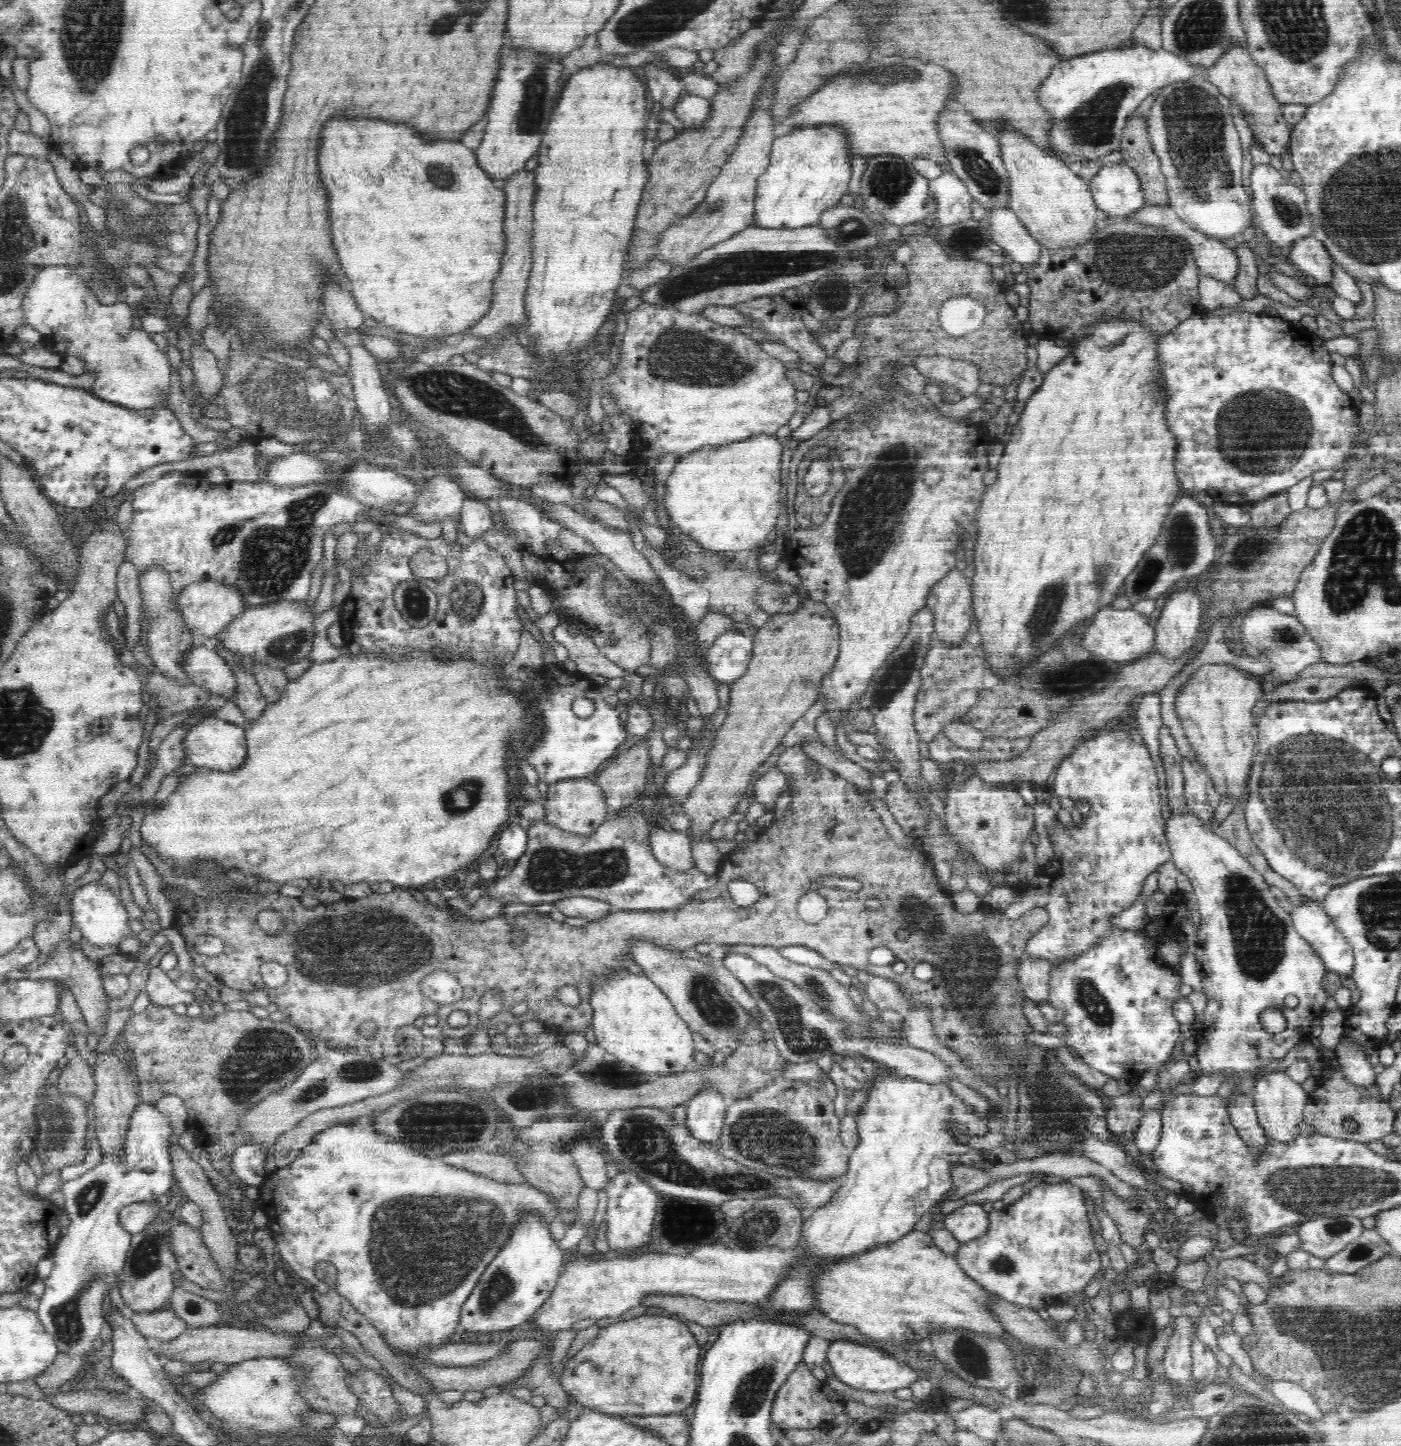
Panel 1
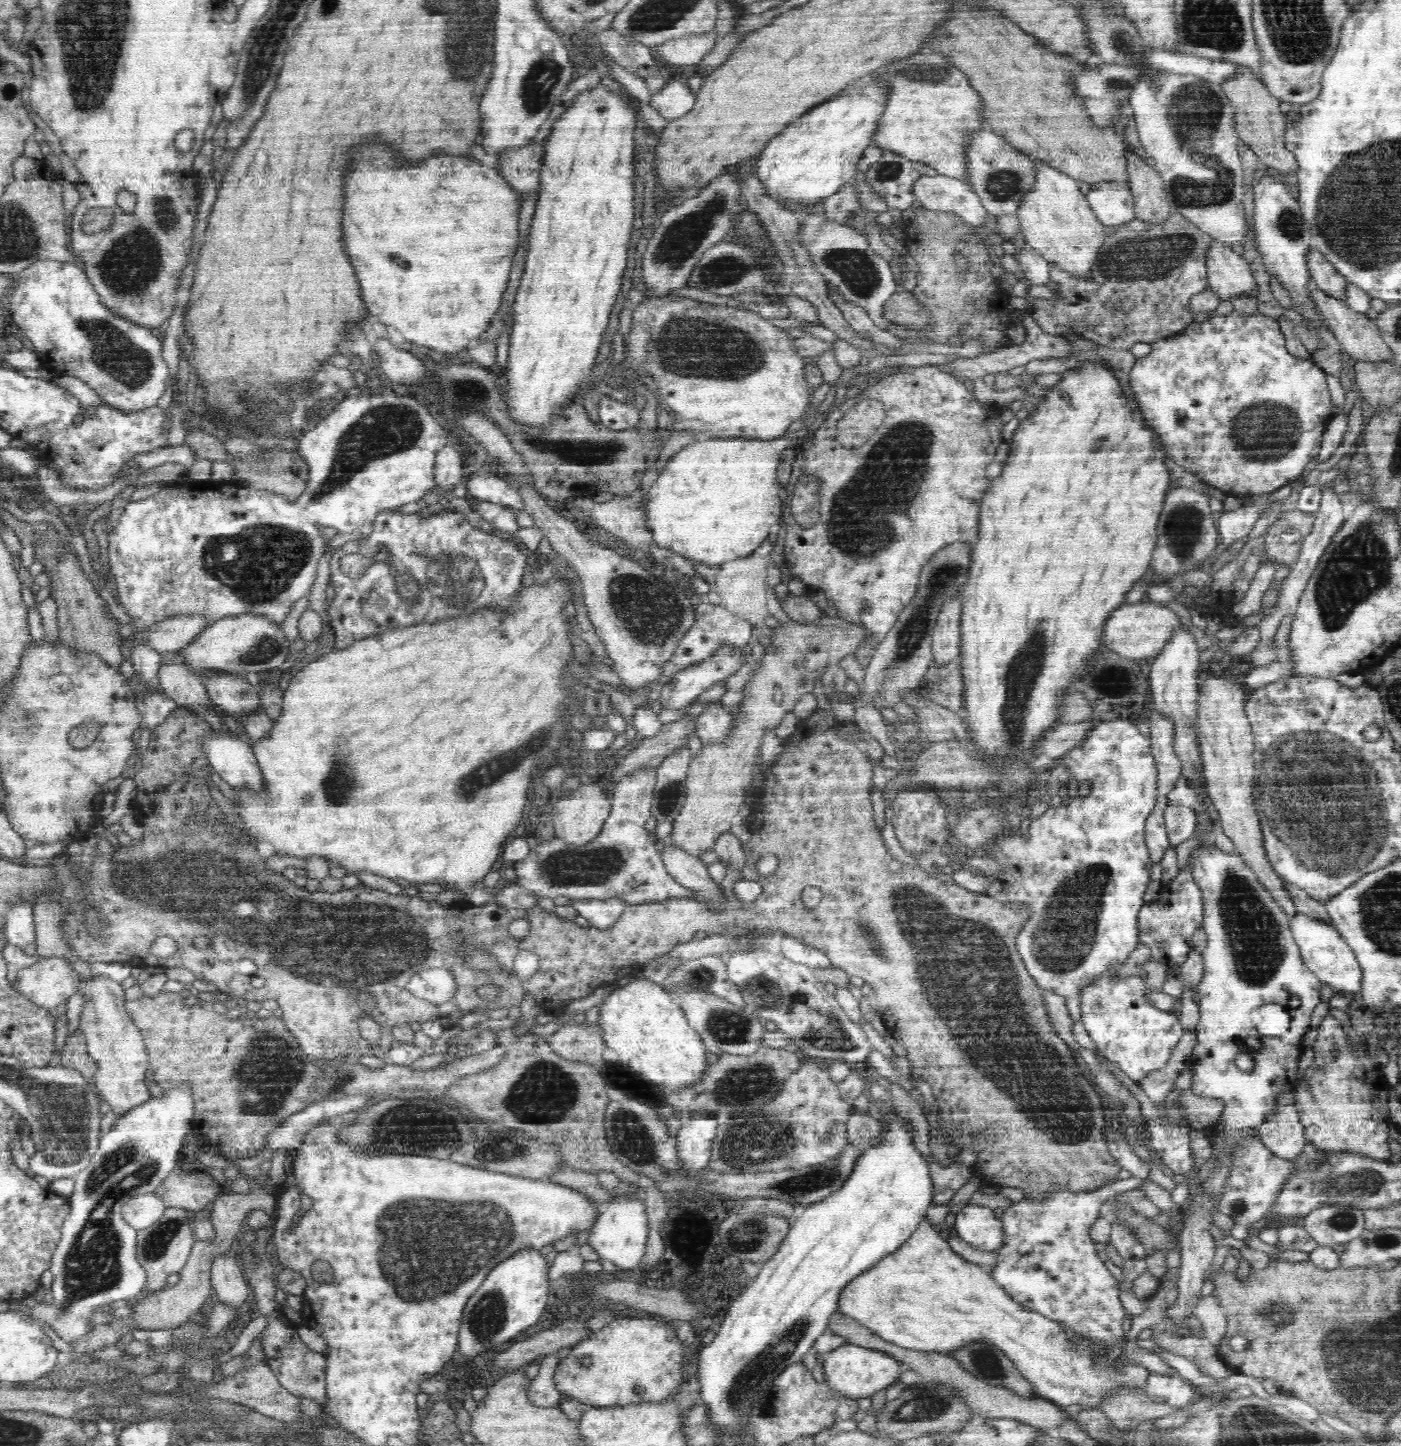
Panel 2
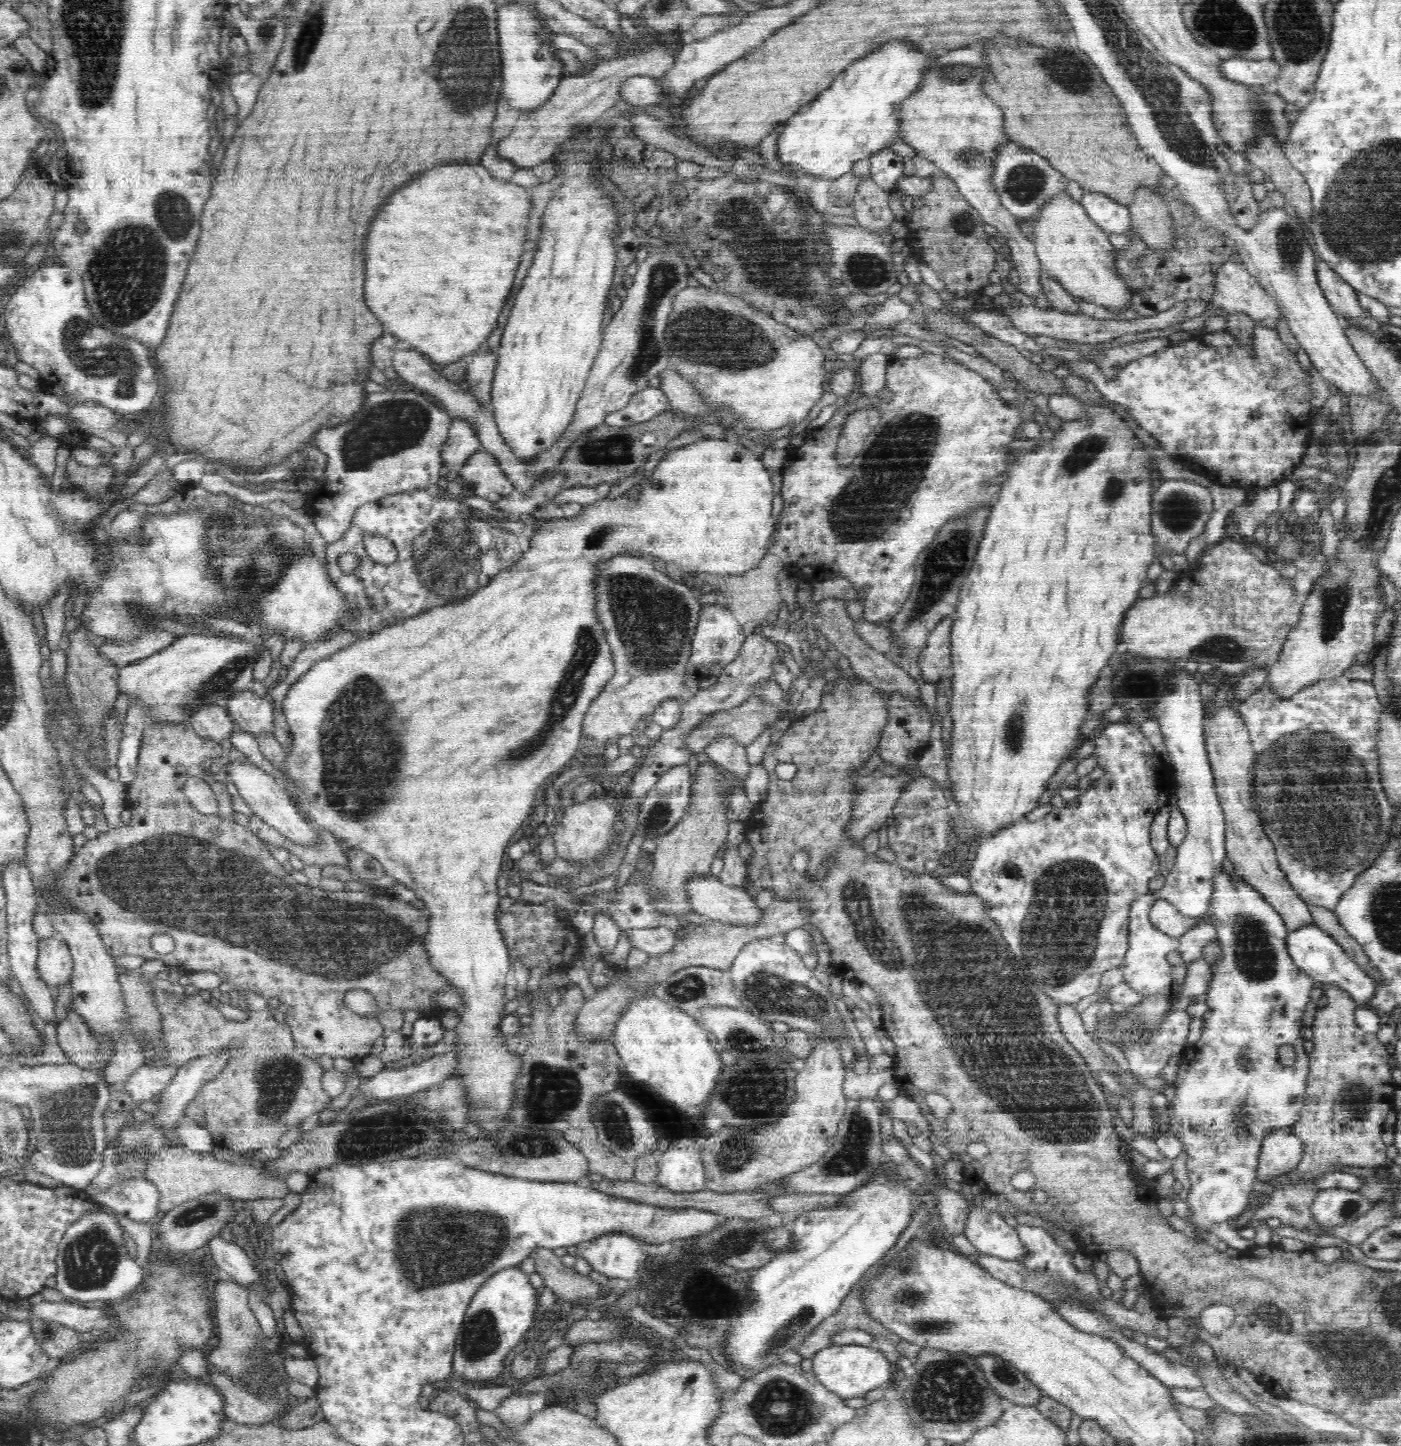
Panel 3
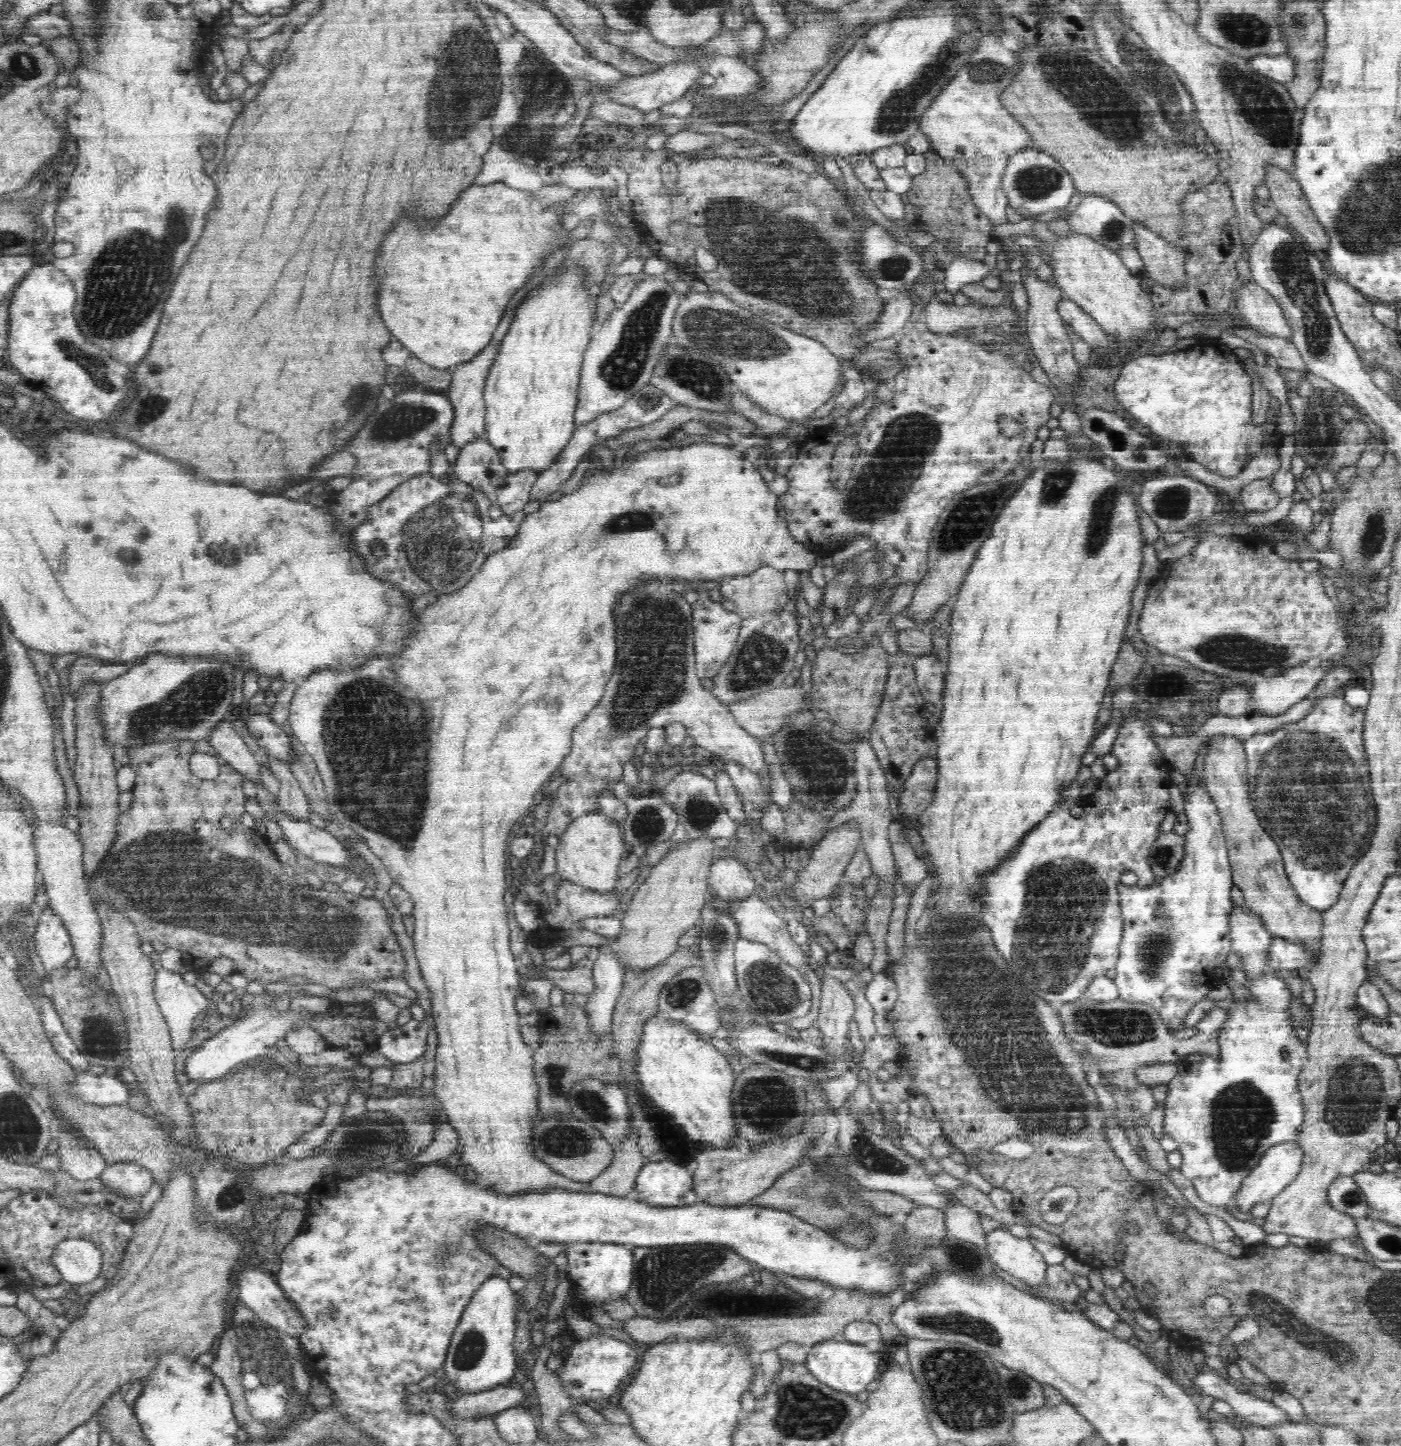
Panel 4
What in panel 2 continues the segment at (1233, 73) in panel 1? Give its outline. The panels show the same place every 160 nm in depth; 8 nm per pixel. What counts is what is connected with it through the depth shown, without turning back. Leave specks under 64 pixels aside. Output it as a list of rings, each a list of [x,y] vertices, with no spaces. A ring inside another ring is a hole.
[[[1247,68],[1238,77],[1221,84],[1221,87],[1233,107],[1234,122],[1240,124],[1240,126],[1233,126],[1236,134],[1240,134],[1240,140],[1250,142],[1248,148],[1256,153],[1261,164],[1269,167],[1270,172],[1276,175],[1289,175],[1287,181],[1295,184],[1299,167],[1296,157],[1285,147],[1285,130],[1288,122],[1280,110],[1281,101],[1272,96],[1268,87]]]

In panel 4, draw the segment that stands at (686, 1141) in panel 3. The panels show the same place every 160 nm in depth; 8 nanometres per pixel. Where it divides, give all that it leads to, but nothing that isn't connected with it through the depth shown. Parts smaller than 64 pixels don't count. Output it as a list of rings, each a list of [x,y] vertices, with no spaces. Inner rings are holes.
[[[670,1159],[650,1162],[638,1172],[630,1196],[652,1206],[675,1207],[696,1204],[690,1165]]]

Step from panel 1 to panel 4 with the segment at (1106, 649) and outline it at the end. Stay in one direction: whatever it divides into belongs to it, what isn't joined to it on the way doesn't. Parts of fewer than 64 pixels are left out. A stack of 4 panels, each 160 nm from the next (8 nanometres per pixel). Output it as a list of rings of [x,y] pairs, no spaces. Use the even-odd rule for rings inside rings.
[[[1205,536],[1188,556],[1172,562],[1170,576],[1164,576],[1164,580],[1148,592],[1137,623],[1138,634],[1161,654],[1254,686],[1263,678],[1275,677],[1296,665],[1326,657],[1332,636],[1338,630],[1338,613],[1332,601],[1322,588],[1320,573],[1304,571],[1297,560],[1282,559],[1270,544],[1250,546],[1234,537]]]

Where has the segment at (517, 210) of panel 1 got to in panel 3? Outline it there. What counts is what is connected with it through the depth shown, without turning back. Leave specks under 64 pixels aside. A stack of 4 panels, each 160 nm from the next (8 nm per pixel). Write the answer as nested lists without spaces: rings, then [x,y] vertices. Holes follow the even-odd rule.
[[[652,46],[647,49],[646,54],[631,56],[628,53],[618,53],[612,61],[596,65],[588,74],[574,74],[563,78],[556,93],[540,109],[520,114],[511,133],[497,143],[498,152],[522,169],[532,169],[538,164],[549,162],[566,139],[577,136],[584,127],[608,115],[615,104],[622,100],[619,97],[618,84],[635,75],[649,75],[660,79],[668,73],[675,66],[678,47]]]

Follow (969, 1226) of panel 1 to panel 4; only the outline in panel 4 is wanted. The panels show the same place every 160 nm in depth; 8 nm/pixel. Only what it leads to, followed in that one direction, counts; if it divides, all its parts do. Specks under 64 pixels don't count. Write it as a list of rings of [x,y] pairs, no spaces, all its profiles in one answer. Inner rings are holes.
[[[1002,1228],[985,1232],[986,1253],[1010,1276],[1032,1288],[1047,1288],[1047,1264],[1039,1250],[1024,1238]]]

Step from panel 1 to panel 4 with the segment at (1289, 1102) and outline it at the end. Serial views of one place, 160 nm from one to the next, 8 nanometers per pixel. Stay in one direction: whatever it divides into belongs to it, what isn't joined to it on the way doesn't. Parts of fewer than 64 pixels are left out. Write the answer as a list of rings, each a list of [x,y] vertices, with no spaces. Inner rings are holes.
[[[1297,1141],[1284,1142],[1268,1149],[1233,1194],[1236,1195],[1236,1206],[1242,1212],[1250,1212],[1250,1208],[1254,1204],[1262,1202],[1262,1200],[1270,1200],[1280,1194],[1298,1176],[1299,1170],[1302,1168],[1303,1154],[1304,1151]]]

